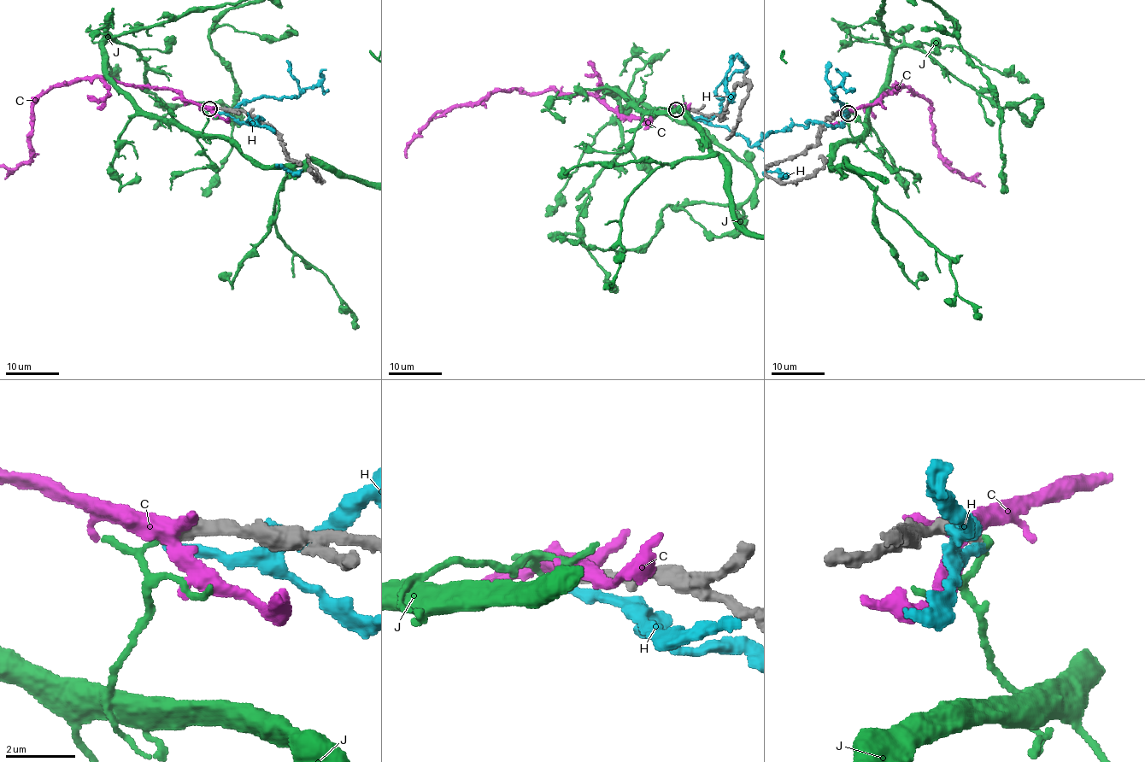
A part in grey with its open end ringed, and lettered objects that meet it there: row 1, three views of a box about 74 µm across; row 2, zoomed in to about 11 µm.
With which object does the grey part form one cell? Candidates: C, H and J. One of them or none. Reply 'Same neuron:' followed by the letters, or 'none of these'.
Same neuron: none of these

